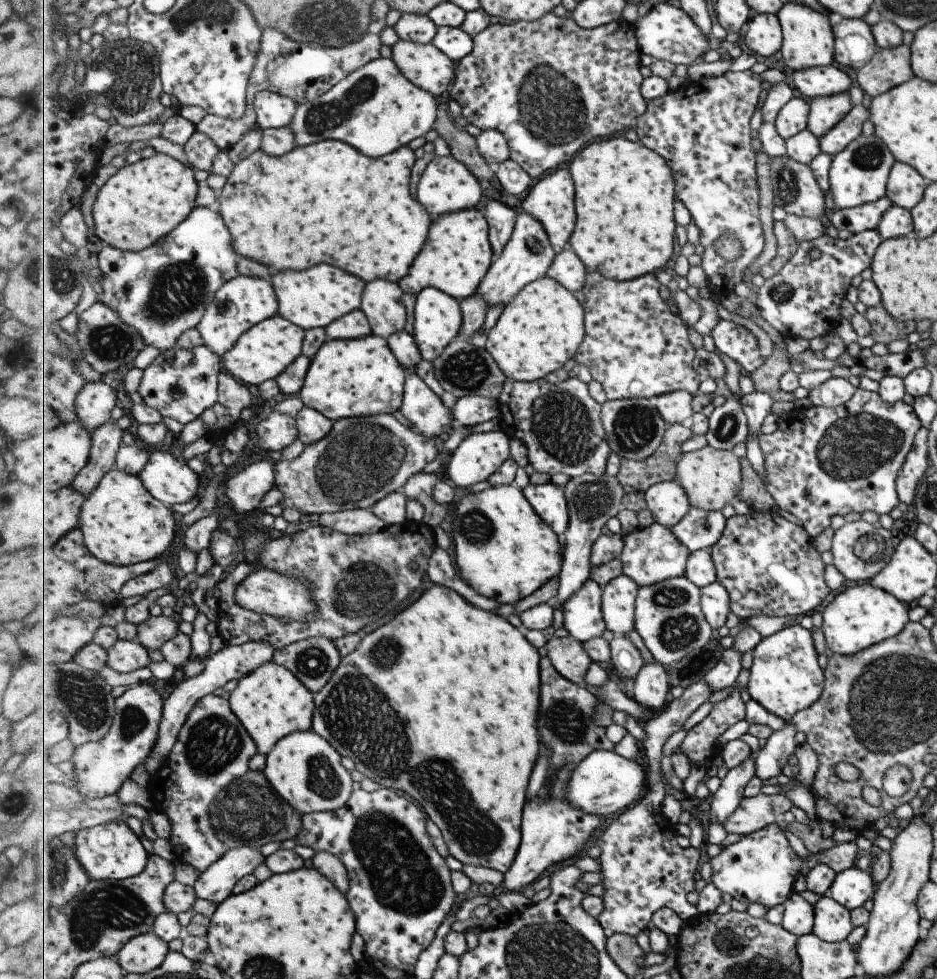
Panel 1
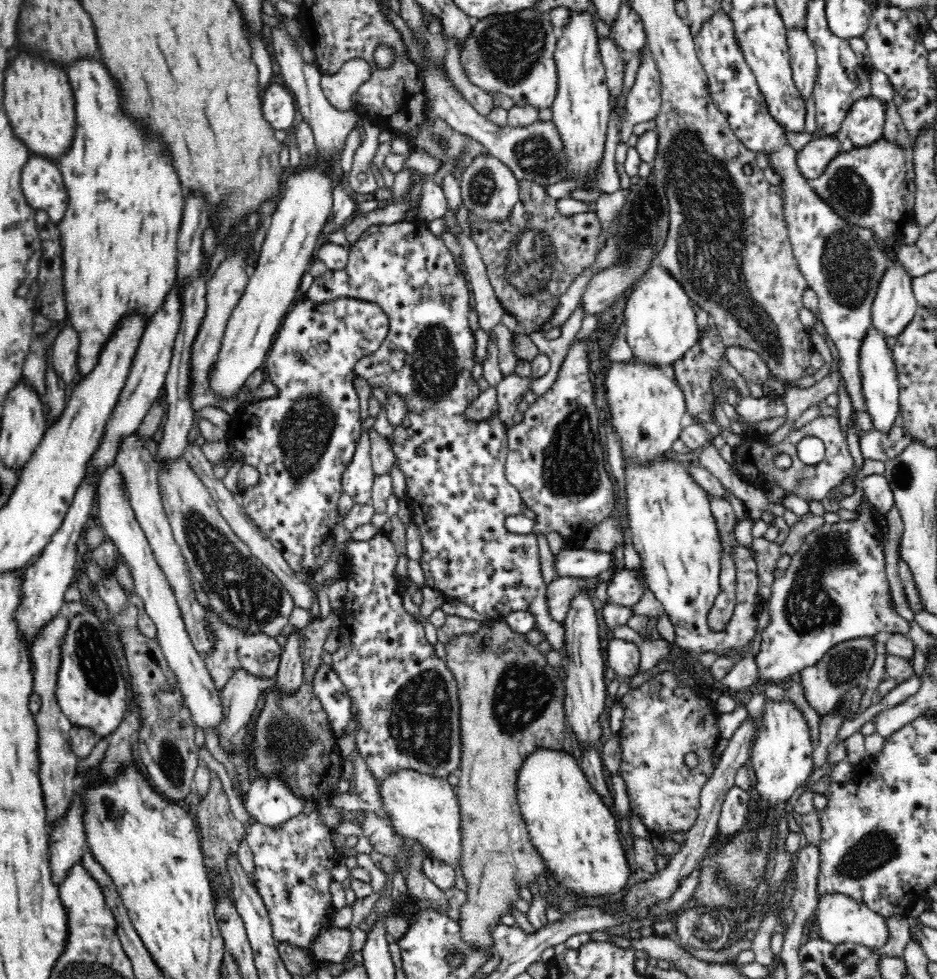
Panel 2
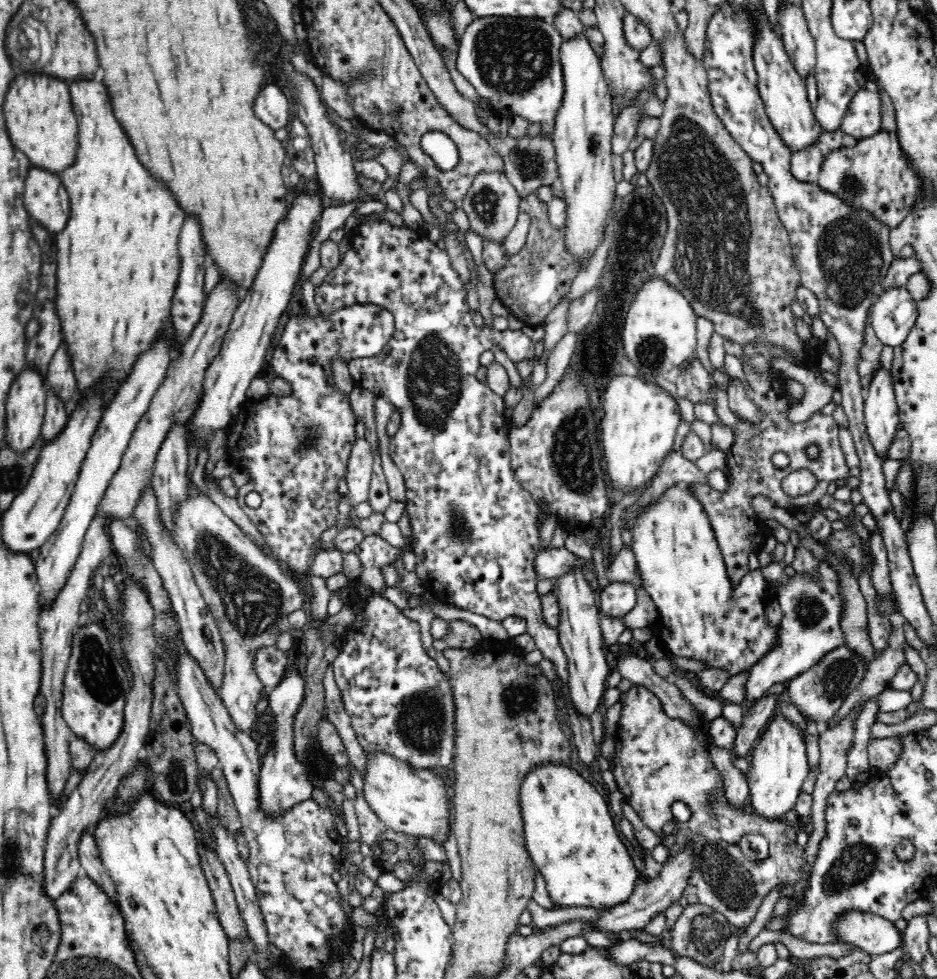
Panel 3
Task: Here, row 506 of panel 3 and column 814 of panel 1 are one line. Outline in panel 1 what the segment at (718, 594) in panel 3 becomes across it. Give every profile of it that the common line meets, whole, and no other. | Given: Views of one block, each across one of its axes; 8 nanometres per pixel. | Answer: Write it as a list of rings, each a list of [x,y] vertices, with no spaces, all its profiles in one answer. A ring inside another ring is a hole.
[[[797,624],[764,638],[754,650],[754,662],[749,669],[746,688],[751,698],[783,720],[791,721],[801,709],[811,707],[824,690],[823,674],[817,664],[818,652],[813,650],[813,645],[811,631]]]

